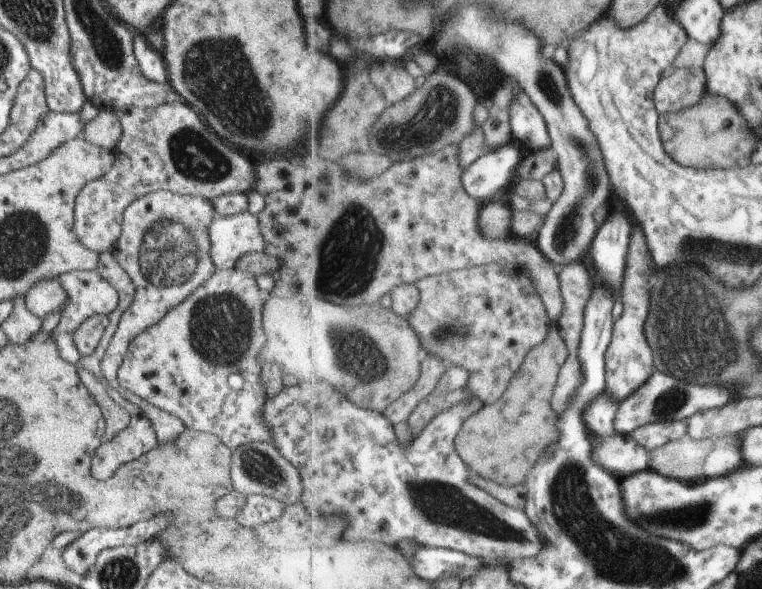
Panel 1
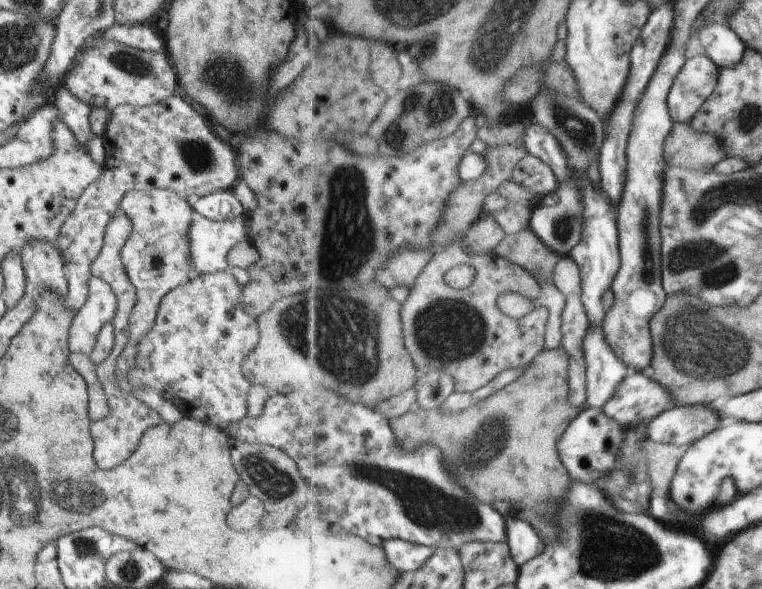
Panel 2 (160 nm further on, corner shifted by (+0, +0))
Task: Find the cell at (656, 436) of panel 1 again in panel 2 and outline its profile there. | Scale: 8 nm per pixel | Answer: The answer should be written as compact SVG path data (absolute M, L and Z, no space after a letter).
M716 405L678 406L662 412L644 429L647 441L675 446L696 443L722 426Z

